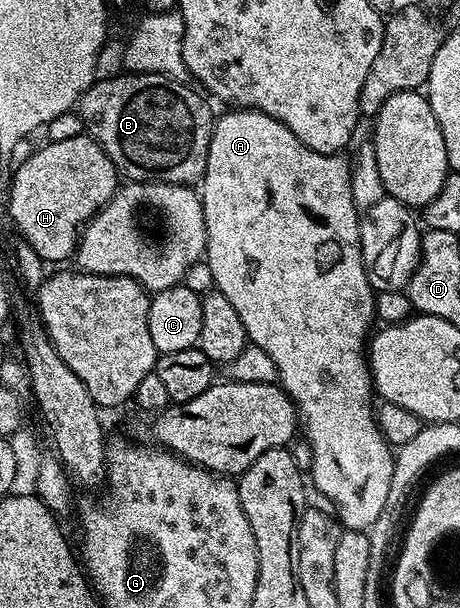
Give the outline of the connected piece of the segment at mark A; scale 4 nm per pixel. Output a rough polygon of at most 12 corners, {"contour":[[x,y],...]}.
{"contour":[[251,108],[198,190],[212,285],[274,360],[344,530],[396,463],[343,153]]}

